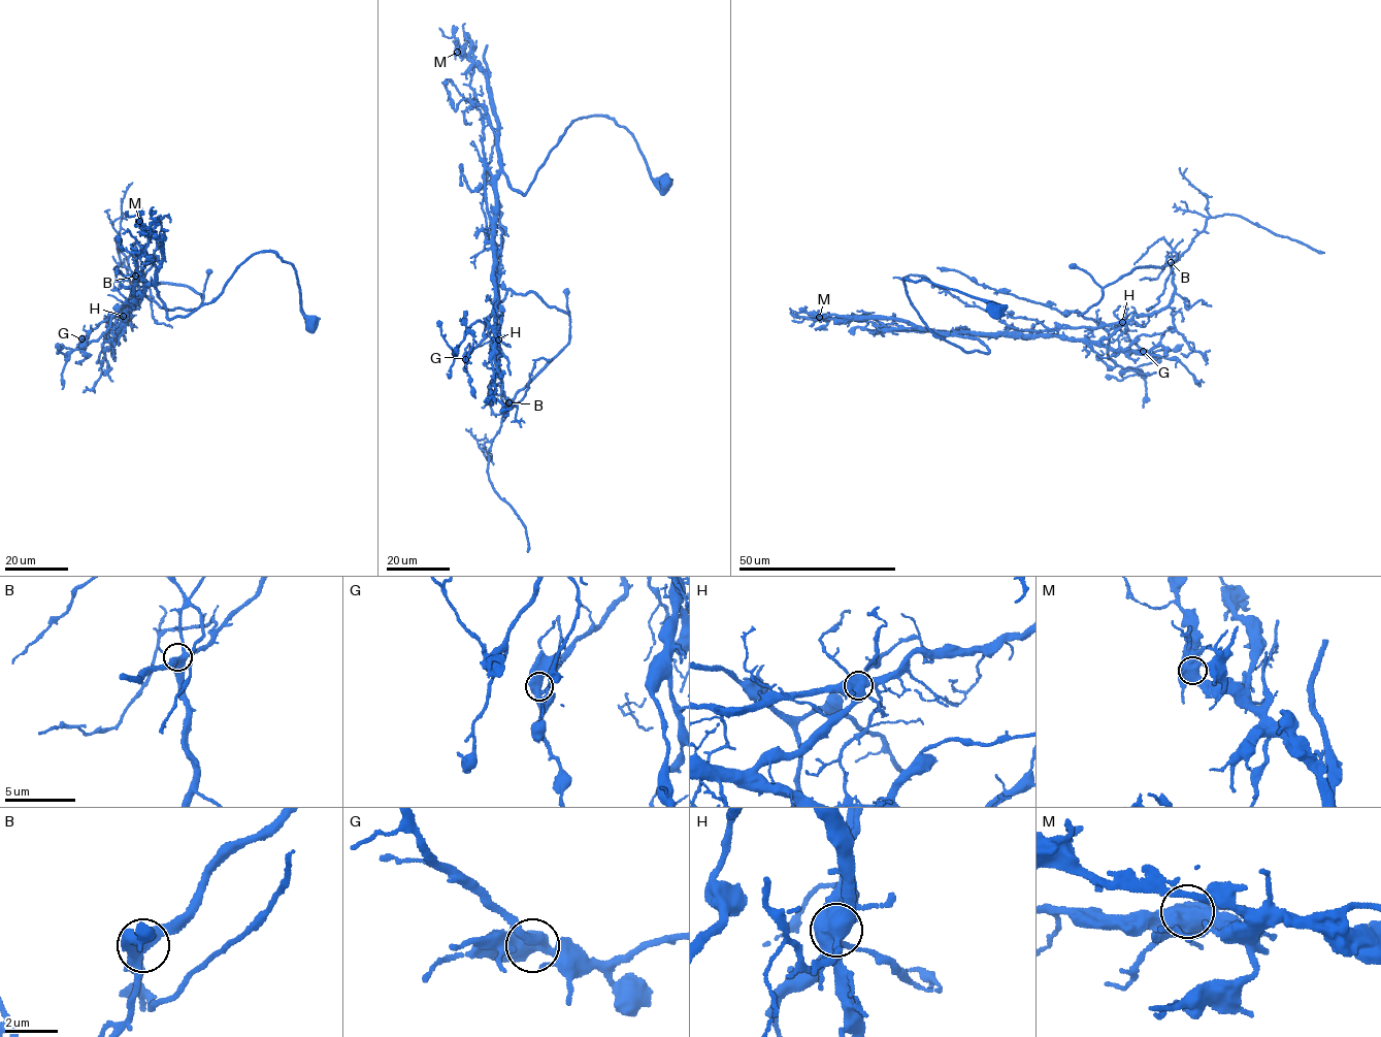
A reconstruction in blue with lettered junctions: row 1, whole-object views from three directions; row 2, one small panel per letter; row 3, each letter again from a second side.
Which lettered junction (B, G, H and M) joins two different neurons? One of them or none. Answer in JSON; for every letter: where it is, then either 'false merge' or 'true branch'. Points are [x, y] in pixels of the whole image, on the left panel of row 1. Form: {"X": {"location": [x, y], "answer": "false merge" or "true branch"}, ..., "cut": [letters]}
{"B": {"location": [135, 276], "answer": "true branch"}, "G": {"location": [81, 338], "answer": "true branch"}, "H": {"location": [123, 316], "answer": "false merge"}, "M": {"location": [139, 221], "answer": "true branch"}, "cut": ["H"]}

